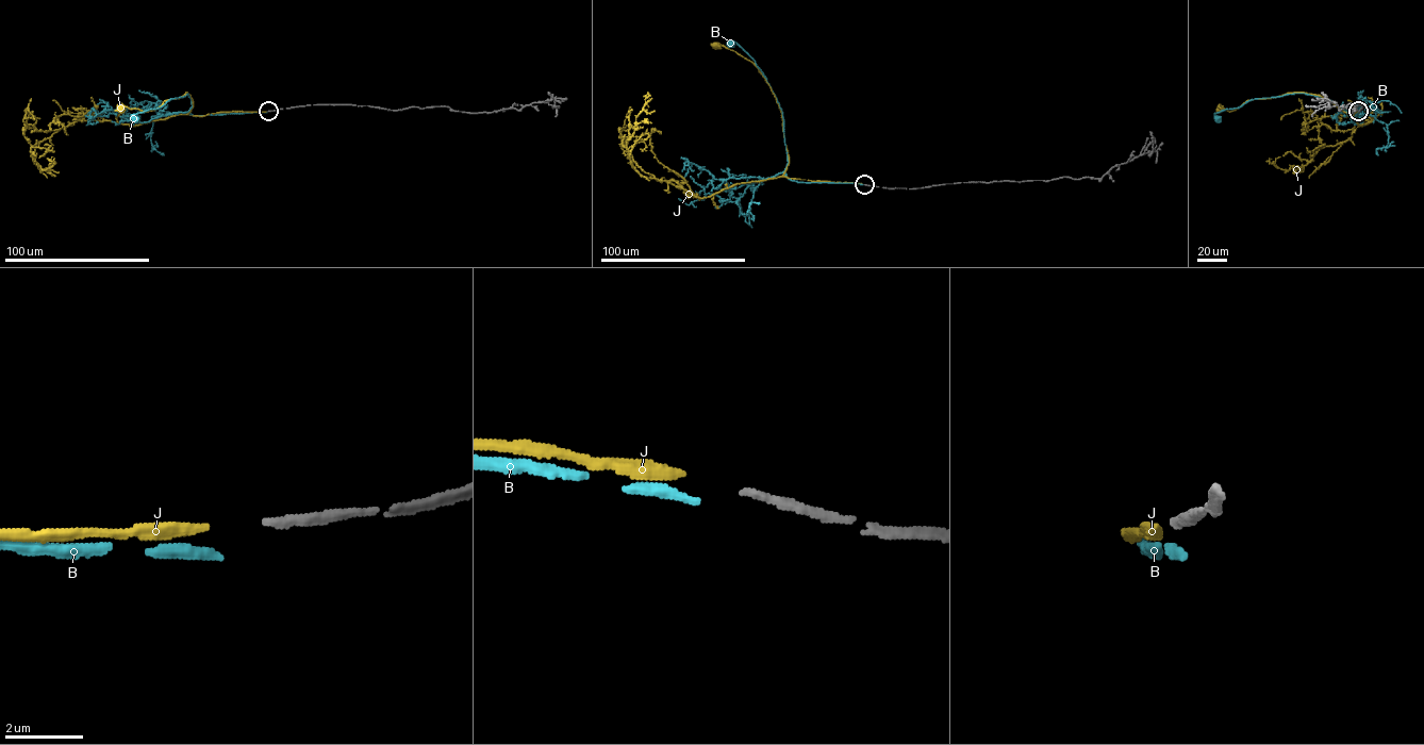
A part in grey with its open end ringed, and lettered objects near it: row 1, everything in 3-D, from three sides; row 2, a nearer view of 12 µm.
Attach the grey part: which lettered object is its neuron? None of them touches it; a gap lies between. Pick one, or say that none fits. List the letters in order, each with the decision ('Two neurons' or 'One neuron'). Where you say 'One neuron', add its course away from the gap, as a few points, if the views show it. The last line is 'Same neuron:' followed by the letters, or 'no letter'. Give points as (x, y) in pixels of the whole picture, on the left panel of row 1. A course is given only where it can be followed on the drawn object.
B: Two neurons
J: One neuron. Its course: (266, 111), (188, 114), (193, 105), (186, 92), (180, 97), (165, 100), (155, 109), (119, 109)
Same neuron: J

